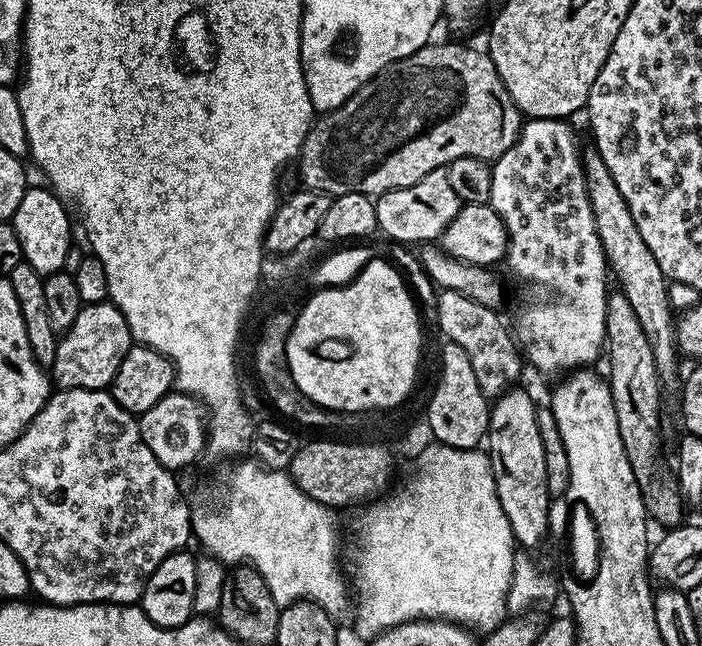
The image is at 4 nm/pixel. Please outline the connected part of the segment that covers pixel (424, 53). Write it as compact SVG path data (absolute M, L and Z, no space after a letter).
M429 42L423 48L419 48L414 54L410 54L401 60L395 60L393 64L386 66L380 71L374 79L363 84L341 108L335 108L333 112L323 113L313 123L312 131L308 133L308 136L304 140L304 145L301 146L298 157L298 165L300 164L300 184L305 189L316 189L327 193L332 198L341 196L342 194L350 194L351 192L361 192L375 198L390 190L414 186L414 182L418 182L426 174L430 174L438 167L449 166L456 159L469 156L470 158L494 162L502 154L506 154L506 150L510 150L510 146L514 146L514 142L520 136L522 113L510 98L510 94L506 90L506 86L502 82L502 78L498 74L498 70L494 66L492 59L488 56L487 51L480 49L479 52L478 49L467 48L464 44L436 43Z

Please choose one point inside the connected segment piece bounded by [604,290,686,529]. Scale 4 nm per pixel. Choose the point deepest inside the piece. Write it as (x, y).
(633, 382)

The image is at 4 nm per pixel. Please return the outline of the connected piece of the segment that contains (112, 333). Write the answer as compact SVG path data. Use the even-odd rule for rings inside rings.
M86 304L80 309L74 326L57 339L54 366L50 370L51 379L57 389L98 388L107 389L111 385L122 358L132 347L132 331L128 329L126 318L115 304Z

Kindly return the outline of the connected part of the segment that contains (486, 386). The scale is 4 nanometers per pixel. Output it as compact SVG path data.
M443 290L436 300L436 320L444 331L444 340L462 346L466 350L466 358L470 358L470 366L474 370L474 379L478 382L478 390L489 400L495 402L498 397L503 396L509 388L517 383L520 376L520 360L522 364L522 352L518 347L513 333L500 321L500 312L494 308L487 308L474 298L466 298L466 294L458 294L454 290Z

